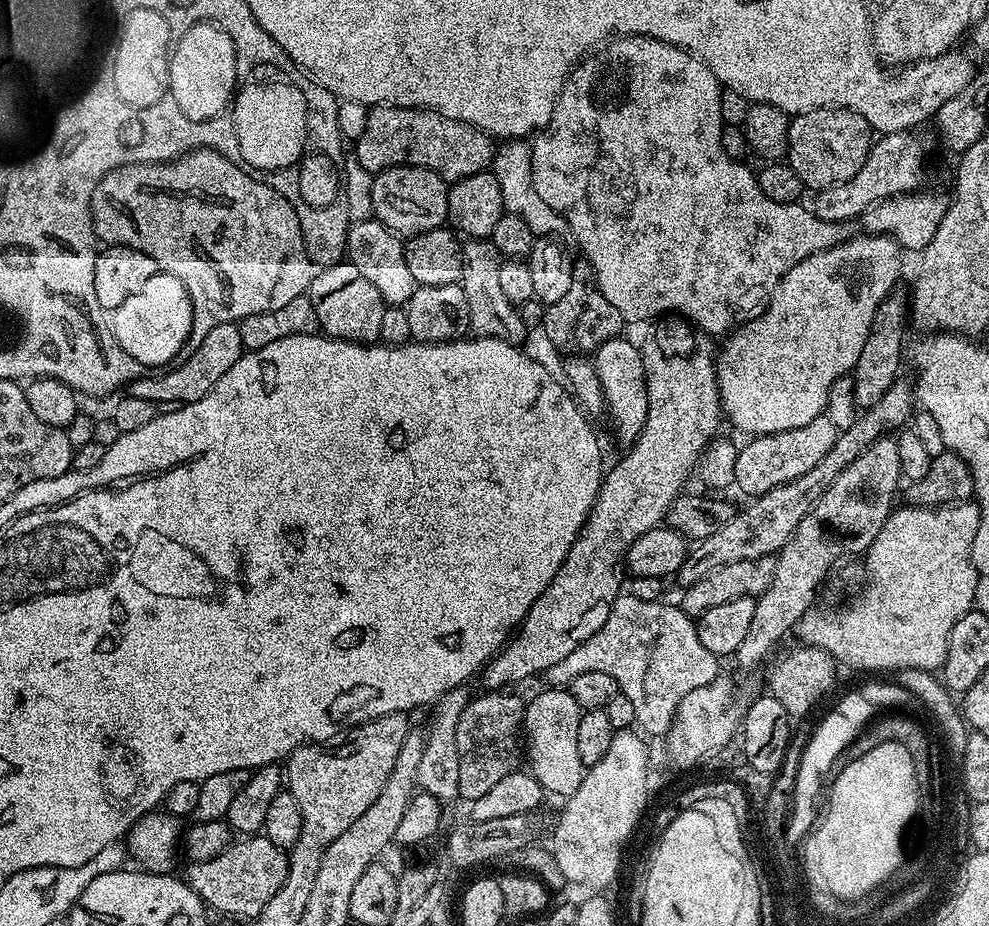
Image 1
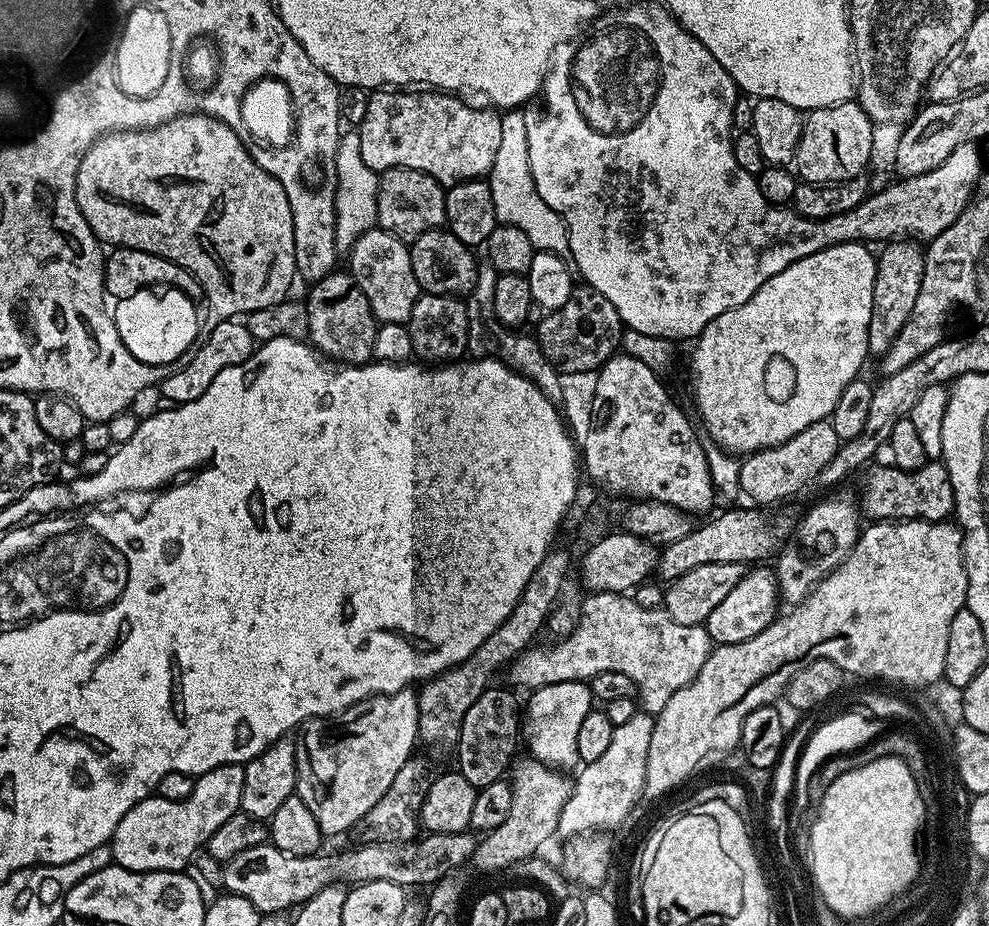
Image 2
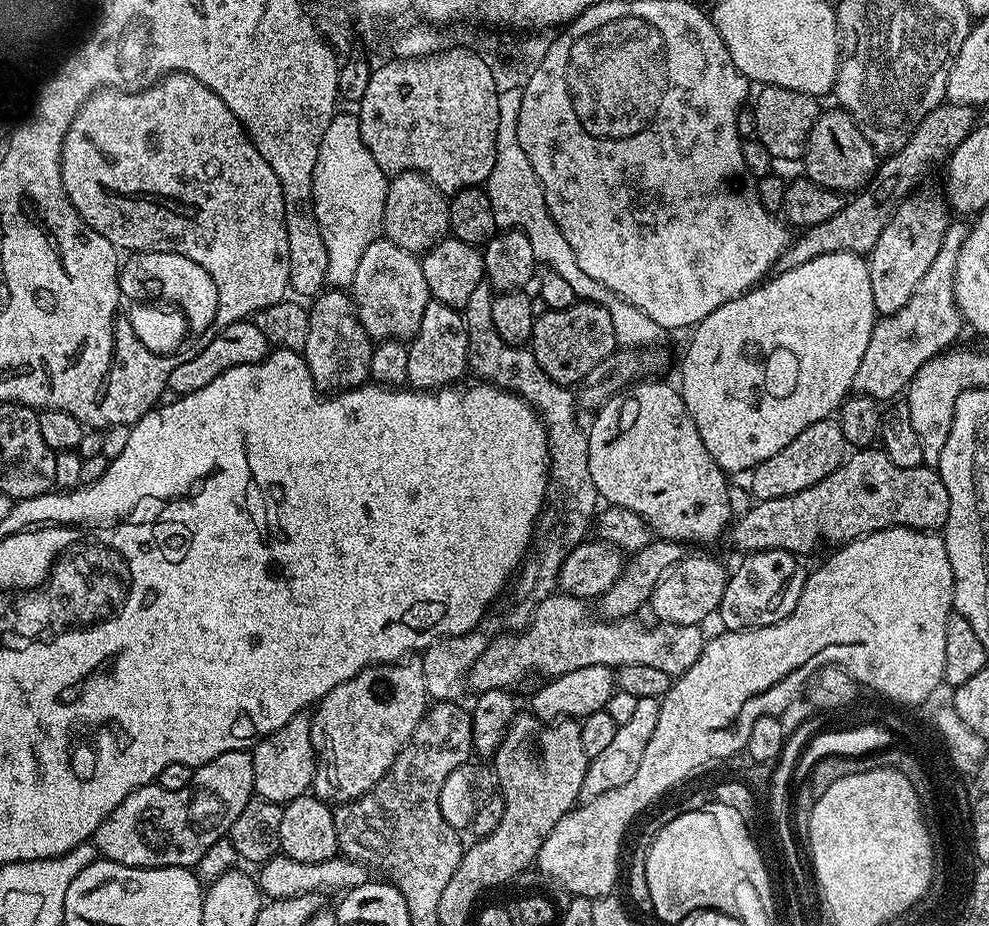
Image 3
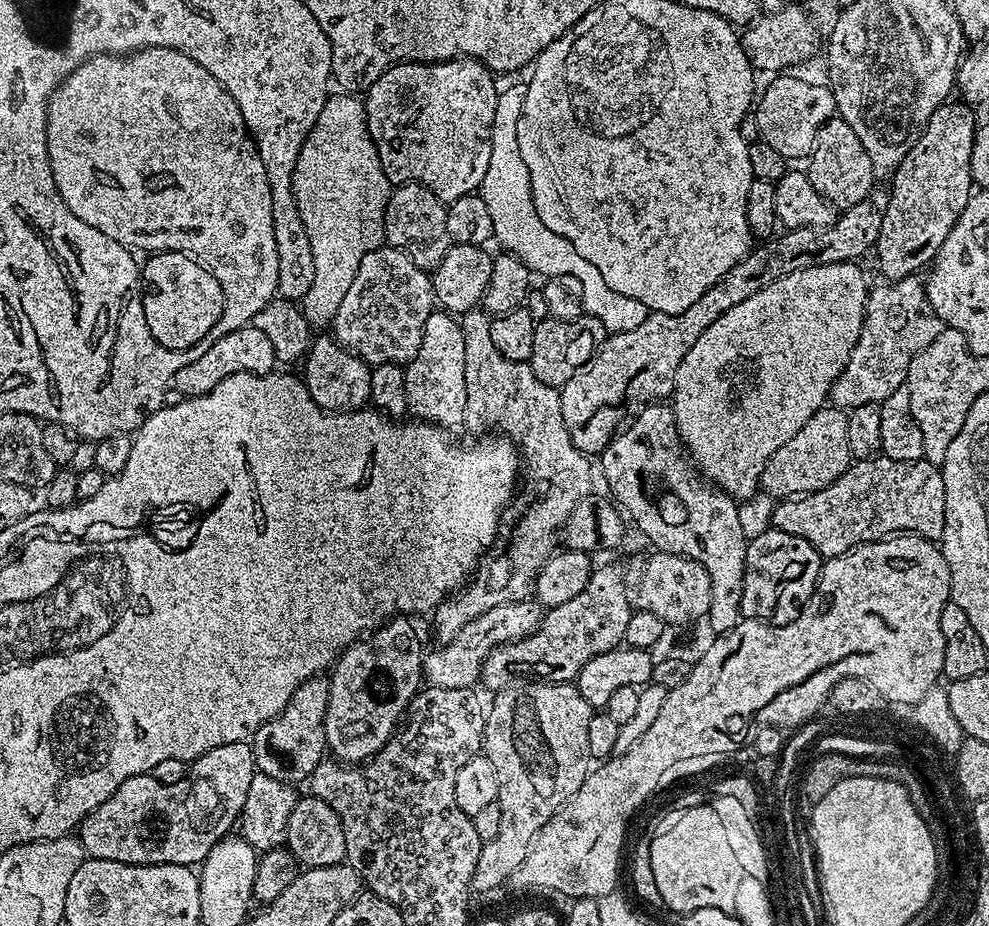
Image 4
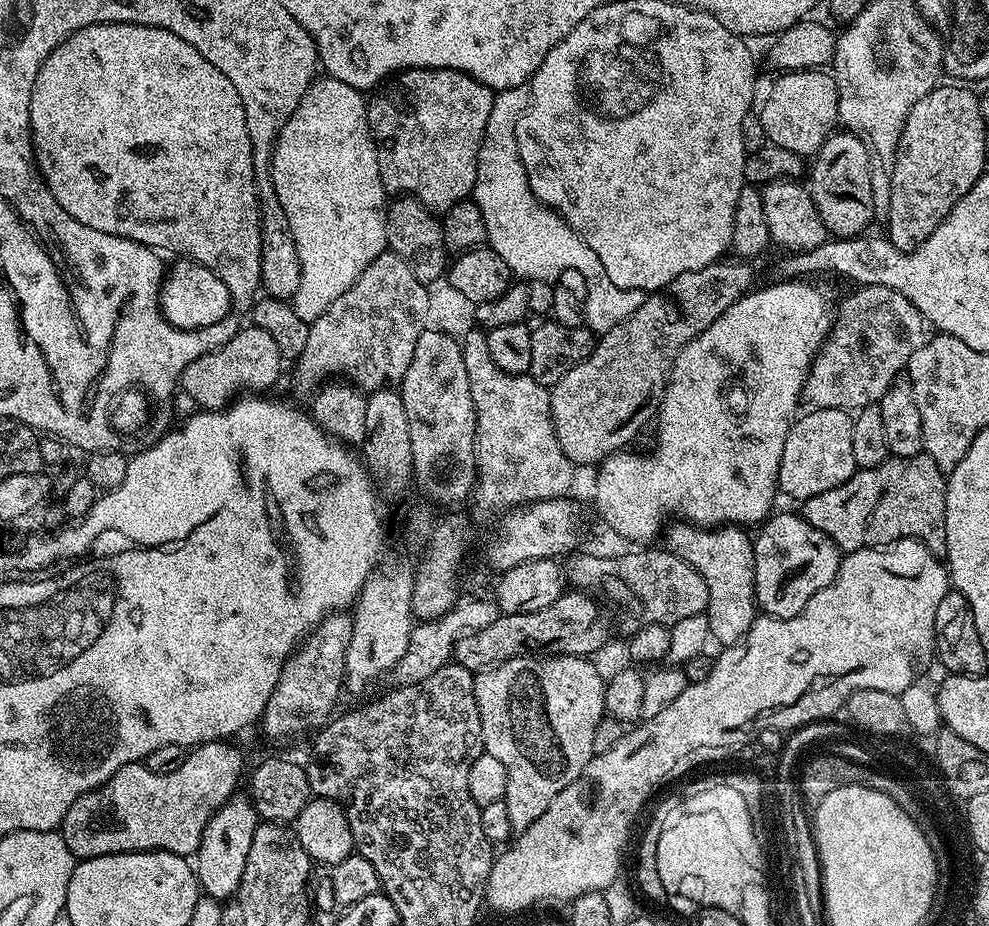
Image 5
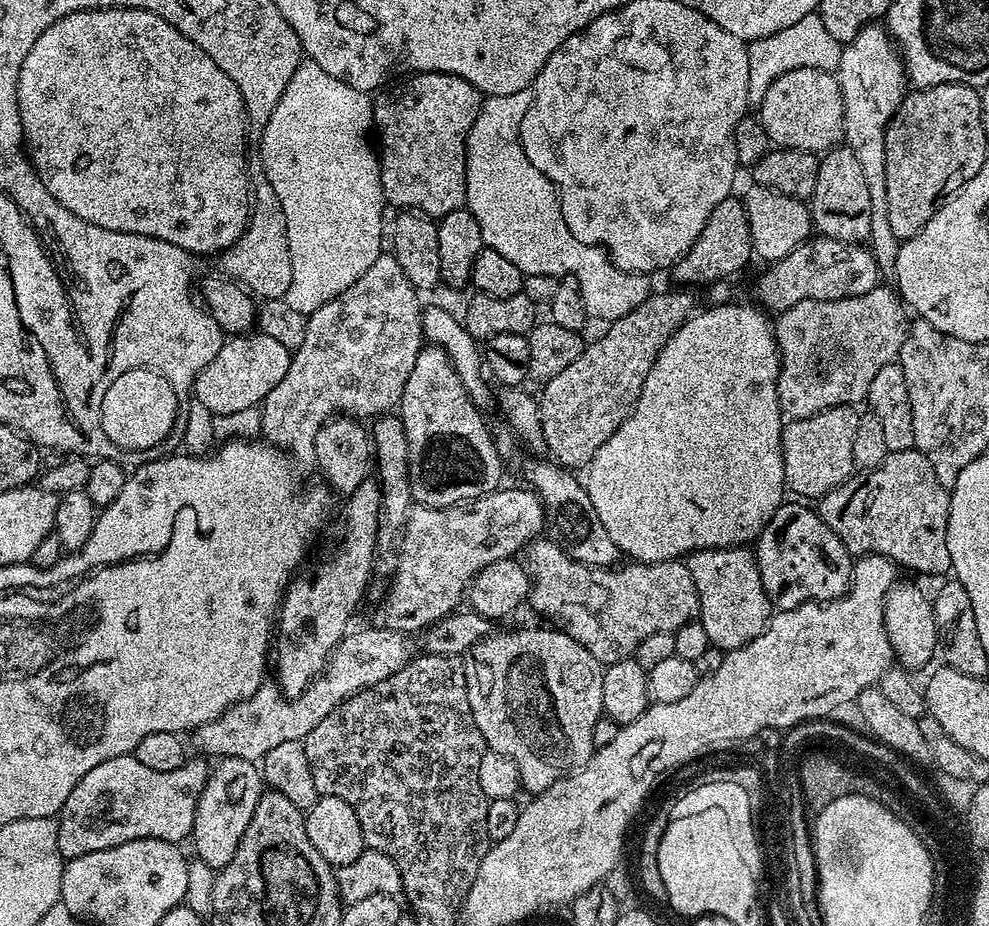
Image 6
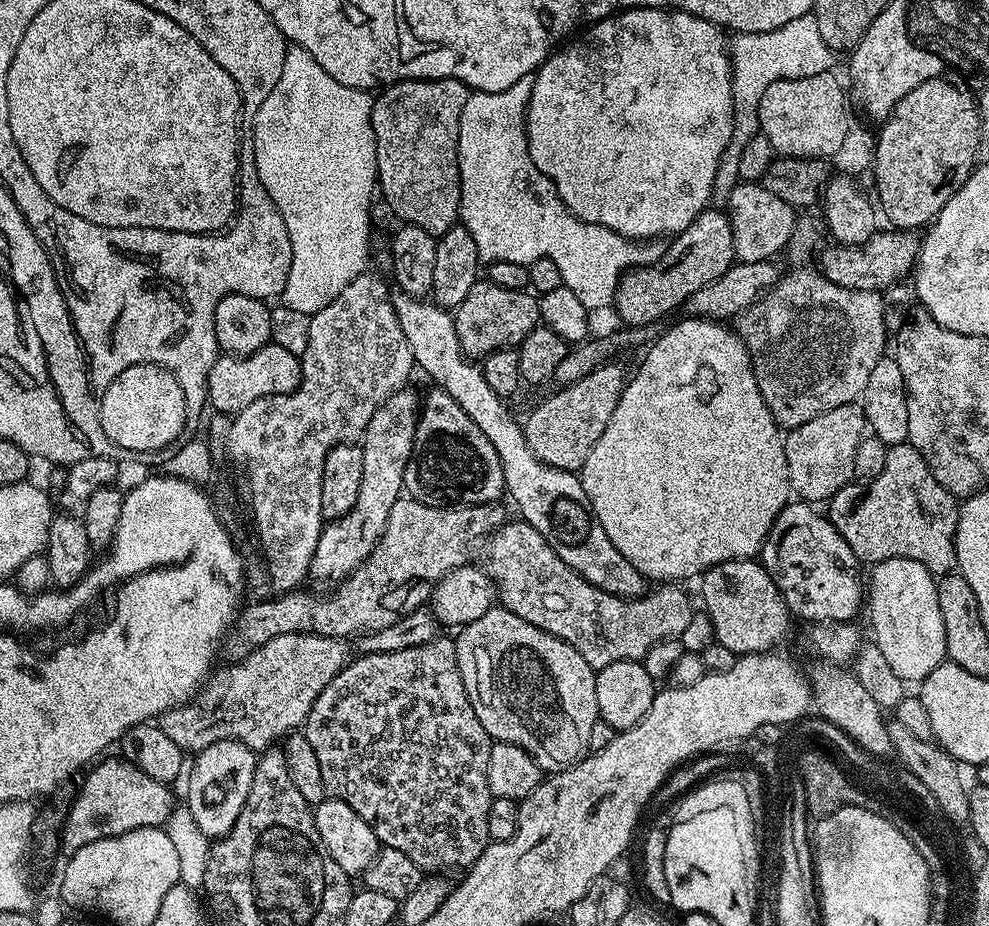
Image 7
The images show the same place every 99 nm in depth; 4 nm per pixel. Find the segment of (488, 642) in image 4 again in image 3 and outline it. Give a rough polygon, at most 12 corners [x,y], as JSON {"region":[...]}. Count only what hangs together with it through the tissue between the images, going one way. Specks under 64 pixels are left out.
{"region":[[563,594],[493,639],[477,693],[527,672],[654,666],[678,677],[702,654],[699,624],[609,620]]}

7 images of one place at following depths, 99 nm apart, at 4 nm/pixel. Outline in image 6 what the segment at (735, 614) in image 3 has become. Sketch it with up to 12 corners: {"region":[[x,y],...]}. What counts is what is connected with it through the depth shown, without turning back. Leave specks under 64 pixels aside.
{"region":[[785,502],[754,544],[777,609],[836,600],[854,557]]}

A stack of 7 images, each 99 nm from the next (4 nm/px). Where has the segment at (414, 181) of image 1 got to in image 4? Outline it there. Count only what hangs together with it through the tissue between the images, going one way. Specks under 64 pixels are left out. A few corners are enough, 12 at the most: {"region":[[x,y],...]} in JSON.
{"region":[[398,184],[384,215],[387,247],[435,272],[450,246],[447,207]]}

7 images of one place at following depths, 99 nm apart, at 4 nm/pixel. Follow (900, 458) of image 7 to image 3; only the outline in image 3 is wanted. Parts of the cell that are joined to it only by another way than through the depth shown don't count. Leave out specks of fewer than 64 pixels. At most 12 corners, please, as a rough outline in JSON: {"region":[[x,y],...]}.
{"region":[[873,446],[822,482],[753,503],[740,554],[805,554],[884,528],[943,529],[935,467]]}

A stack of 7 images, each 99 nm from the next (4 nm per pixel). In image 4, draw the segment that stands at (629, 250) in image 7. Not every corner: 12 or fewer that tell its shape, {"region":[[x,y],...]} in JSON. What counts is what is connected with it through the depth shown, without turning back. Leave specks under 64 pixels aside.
{"region":[[527,83],[497,95],[478,194],[495,243],[540,278],[578,277],[585,313],[630,330],[646,305],[610,290],[530,190],[518,150]]}

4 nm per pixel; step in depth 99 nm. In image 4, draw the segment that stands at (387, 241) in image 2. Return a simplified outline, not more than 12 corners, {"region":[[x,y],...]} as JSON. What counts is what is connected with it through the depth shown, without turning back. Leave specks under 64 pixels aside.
{"region":[[381,246],[330,322],[369,366],[407,366],[431,275]]}

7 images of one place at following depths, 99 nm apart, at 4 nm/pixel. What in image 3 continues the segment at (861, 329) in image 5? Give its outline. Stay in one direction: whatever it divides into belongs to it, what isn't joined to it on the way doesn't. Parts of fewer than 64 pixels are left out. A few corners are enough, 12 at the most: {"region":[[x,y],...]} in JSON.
{"region":[[969,225],[946,238],[910,302],[880,316],[853,389],[891,401],[962,329],[954,282]]}

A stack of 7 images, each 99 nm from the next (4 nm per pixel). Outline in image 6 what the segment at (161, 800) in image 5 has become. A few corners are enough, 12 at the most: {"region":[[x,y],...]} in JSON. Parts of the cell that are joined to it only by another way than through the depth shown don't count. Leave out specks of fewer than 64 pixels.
{"region":[[207,759],[94,766],[58,820],[65,861],[192,834]]}

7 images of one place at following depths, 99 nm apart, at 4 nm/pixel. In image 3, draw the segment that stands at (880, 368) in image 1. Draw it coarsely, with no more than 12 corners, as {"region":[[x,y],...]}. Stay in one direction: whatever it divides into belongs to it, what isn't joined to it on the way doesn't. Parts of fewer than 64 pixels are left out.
{"region":[[934,193],[904,197],[866,256],[880,316],[910,302],[946,238]]}

